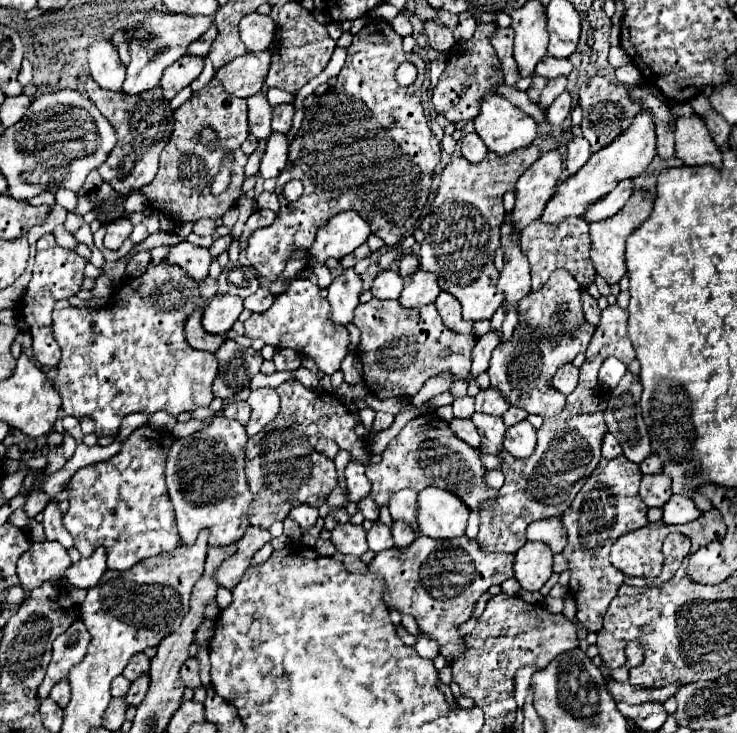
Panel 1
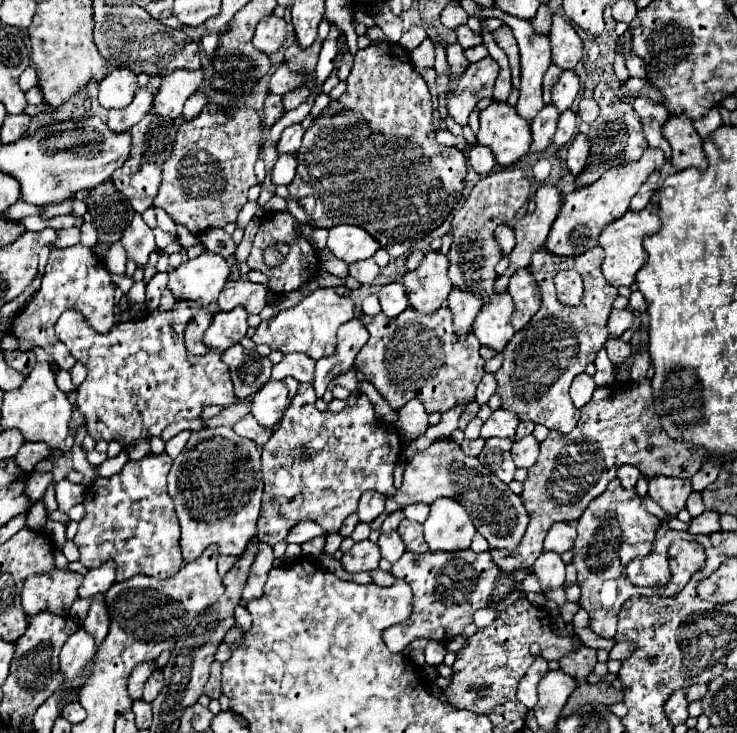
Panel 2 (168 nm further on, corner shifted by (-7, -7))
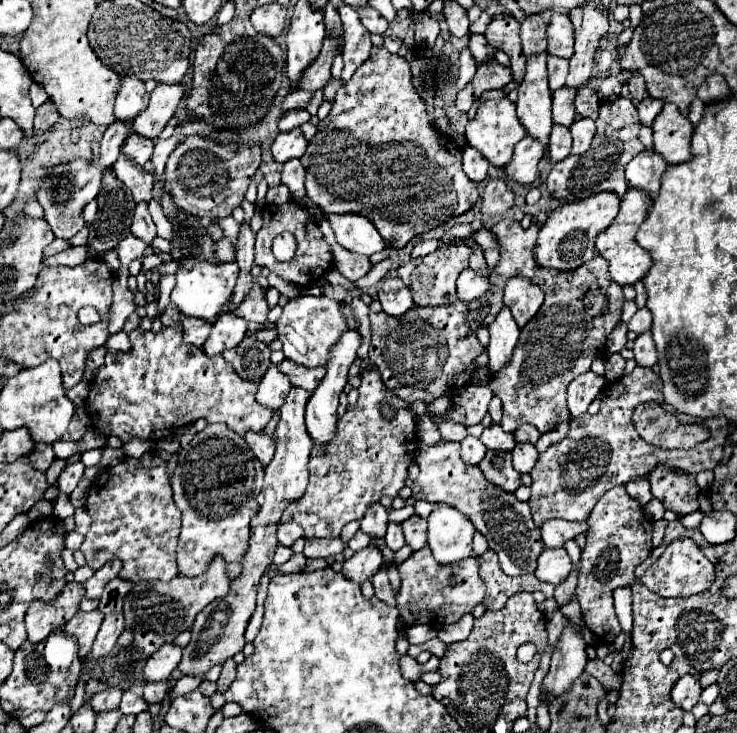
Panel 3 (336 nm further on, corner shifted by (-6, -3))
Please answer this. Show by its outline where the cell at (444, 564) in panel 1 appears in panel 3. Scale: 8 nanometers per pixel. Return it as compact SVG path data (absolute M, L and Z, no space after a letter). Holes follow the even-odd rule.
M423 547L399 565L401 587L397 593L397 607L405 627L411 625L429 625L439 629L443 625L457 623L465 613L471 613L475 605L483 601L485 581L479 575L477 557L467 557L457 563L441 565L433 559L429 547Z

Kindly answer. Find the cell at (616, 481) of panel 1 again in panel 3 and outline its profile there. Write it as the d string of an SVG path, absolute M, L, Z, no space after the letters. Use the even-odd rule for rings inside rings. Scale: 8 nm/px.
M623 485L609 489L593 507L589 519L585 521L589 531L585 533L587 545L581 553L581 569L577 583L577 601L583 609L585 625L603 641L613 643L621 633L615 609L613 609L613 591L617 587L627 587L635 583L633 569L647 559L653 549L651 535L653 523L645 517L643 505L633 499Z

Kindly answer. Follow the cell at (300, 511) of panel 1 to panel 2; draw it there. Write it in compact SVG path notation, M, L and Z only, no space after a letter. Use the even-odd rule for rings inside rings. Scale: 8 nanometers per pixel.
M300 521L296 527L290 529L290 533L286 537L286 543L298 543L298 545L302 545L302 543L306 543L306 541L318 537L318 535L322 535L322 529L318 527L318 523Z

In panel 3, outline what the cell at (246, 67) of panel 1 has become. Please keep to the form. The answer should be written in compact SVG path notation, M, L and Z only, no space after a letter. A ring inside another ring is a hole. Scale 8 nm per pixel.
M327 37L321 49L321 55L305 69L301 75L301 83L297 83L299 91L317 91L323 89L331 79L331 59L335 49L343 47L343 37Z

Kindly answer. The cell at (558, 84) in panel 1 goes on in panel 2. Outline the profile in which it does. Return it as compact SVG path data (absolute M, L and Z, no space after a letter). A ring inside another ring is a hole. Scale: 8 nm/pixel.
M546 105L538 113L538 119L534 119L534 123L530 125L532 127L530 153L542 153L552 143L552 135L556 131L556 123L558 123L558 113L554 111L552 105Z

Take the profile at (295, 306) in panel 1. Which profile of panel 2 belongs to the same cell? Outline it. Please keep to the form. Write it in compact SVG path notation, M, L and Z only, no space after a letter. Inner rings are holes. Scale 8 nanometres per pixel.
M316 289L312 295L302 299L298 305L280 311L276 319L272 319L268 323L262 321L260 327L256 329L252 341L256 345L266 343L272 351L280 351L284 355L300 351L300 353L306 353L310 359L318 361L322 357L334 355L336 331L340 325L354 319L354 315L356 315L354 301L350 297L336 295L334 289Z

